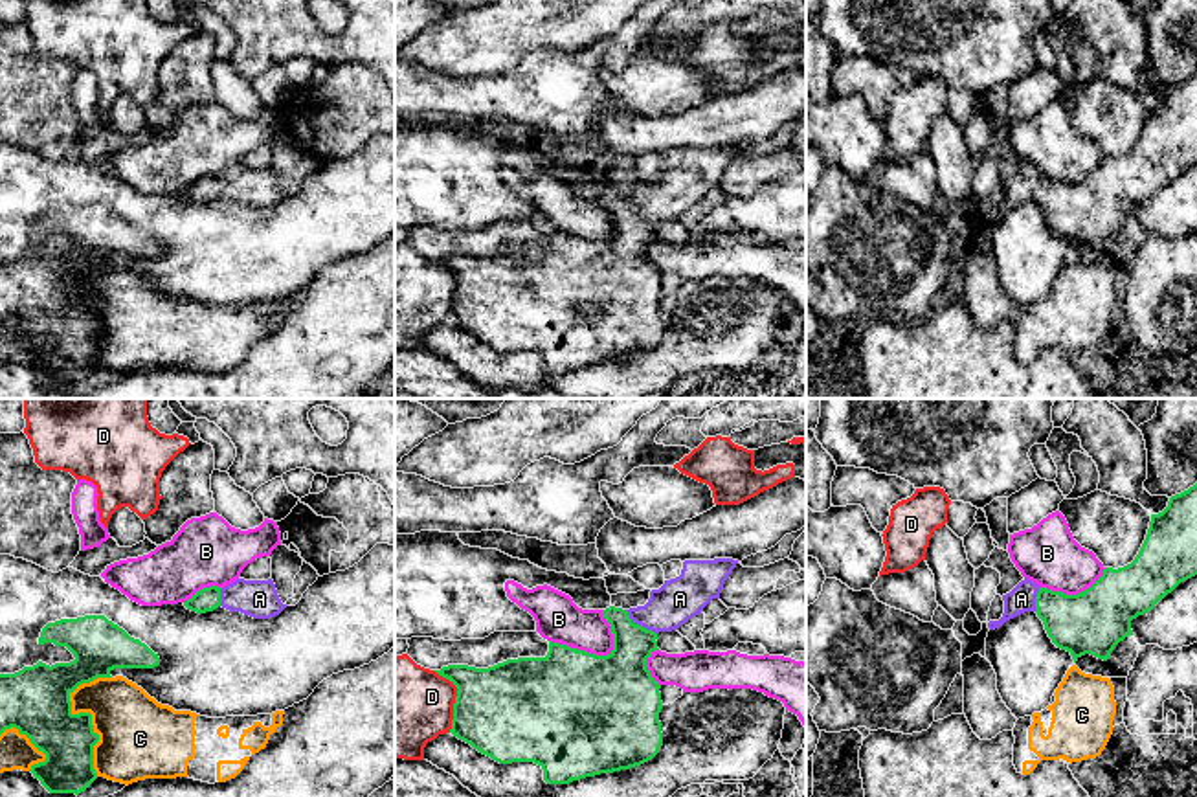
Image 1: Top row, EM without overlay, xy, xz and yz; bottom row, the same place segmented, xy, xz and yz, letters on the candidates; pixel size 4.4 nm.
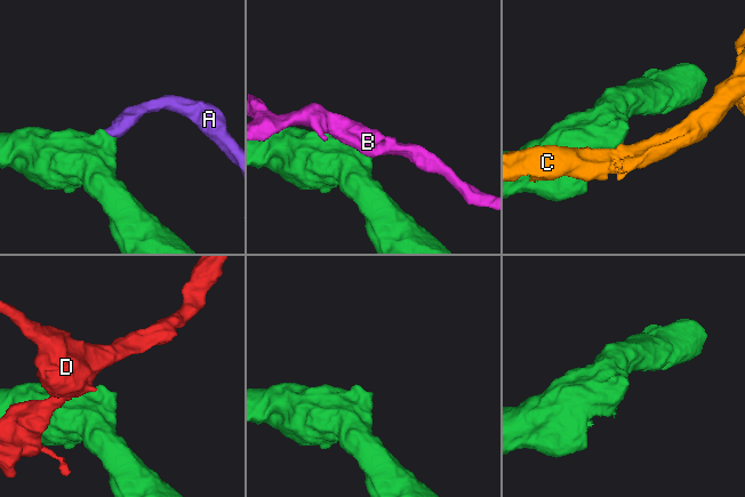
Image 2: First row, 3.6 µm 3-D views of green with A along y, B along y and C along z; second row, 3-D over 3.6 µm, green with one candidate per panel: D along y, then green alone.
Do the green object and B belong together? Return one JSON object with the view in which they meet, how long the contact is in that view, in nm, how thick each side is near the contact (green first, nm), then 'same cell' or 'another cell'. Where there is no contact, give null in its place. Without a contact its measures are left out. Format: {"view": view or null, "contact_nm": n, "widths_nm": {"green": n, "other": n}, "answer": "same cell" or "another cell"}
{"view": "xz", "contact_nm": 300, "widths_nm": {"green": 500, "other": 200}, "answer": "another cell"}

